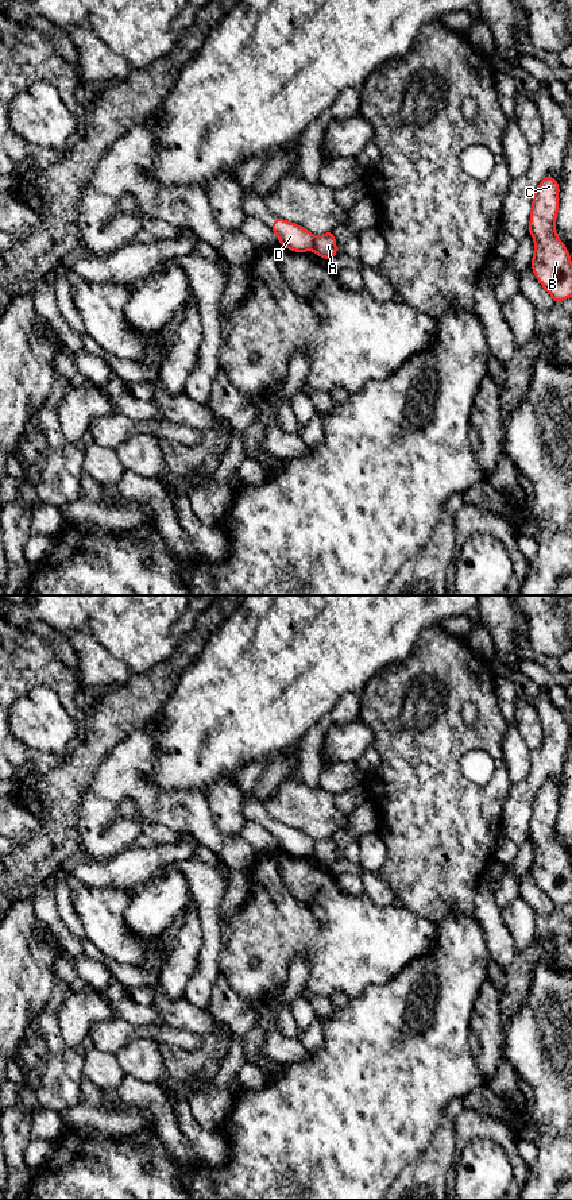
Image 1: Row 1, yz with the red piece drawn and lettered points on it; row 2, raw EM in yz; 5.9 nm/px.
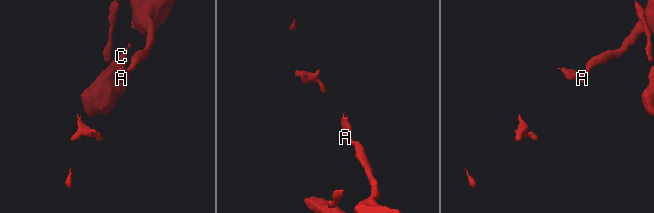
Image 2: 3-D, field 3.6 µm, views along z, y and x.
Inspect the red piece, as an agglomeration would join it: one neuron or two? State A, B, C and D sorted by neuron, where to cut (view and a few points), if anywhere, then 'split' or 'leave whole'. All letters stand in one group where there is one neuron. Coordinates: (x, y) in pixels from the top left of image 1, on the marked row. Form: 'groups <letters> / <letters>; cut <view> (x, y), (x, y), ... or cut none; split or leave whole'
groups A B C / D; cut yz (316, 236), (312, 249); split

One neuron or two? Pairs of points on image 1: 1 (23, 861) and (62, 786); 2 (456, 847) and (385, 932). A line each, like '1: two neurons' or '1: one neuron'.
1: one neuron
2: two neurons

